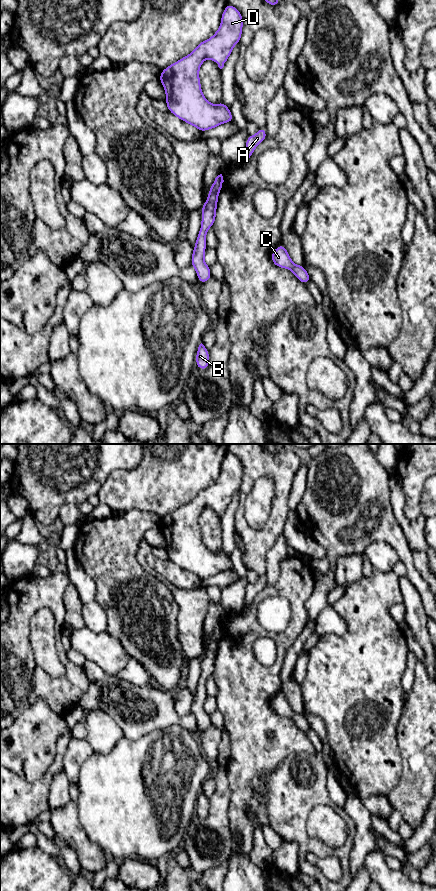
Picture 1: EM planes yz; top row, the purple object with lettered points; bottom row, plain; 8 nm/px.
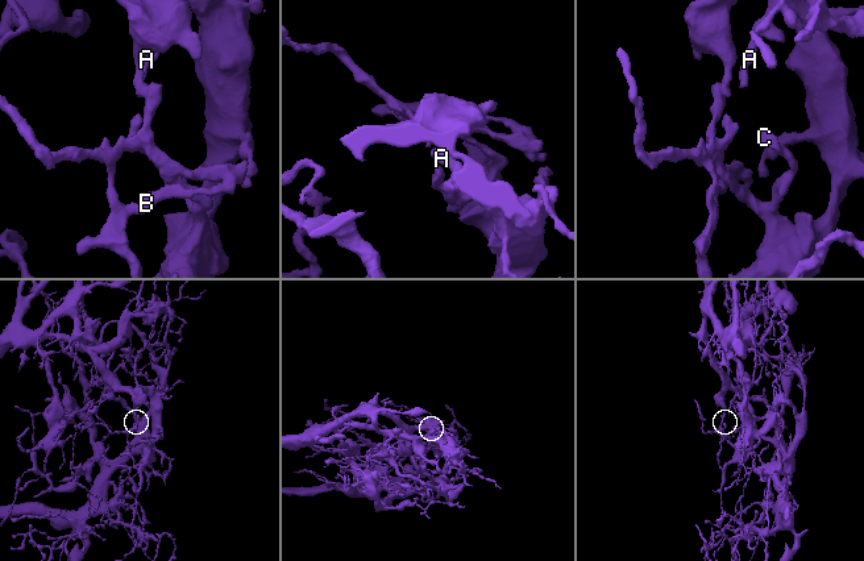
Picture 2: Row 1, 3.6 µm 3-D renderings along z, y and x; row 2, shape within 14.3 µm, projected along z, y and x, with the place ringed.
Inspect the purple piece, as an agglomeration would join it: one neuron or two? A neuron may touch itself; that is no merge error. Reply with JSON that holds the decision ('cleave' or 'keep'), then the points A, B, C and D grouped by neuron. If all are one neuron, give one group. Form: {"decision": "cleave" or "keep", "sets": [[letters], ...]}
{"decision": "cleave", "sets": [["A", "B", "C"], ["D"]]}

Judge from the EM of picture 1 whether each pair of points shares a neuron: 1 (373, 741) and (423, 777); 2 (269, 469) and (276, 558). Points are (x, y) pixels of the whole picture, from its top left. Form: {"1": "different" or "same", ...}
{"1": "different", "2": "different"}

